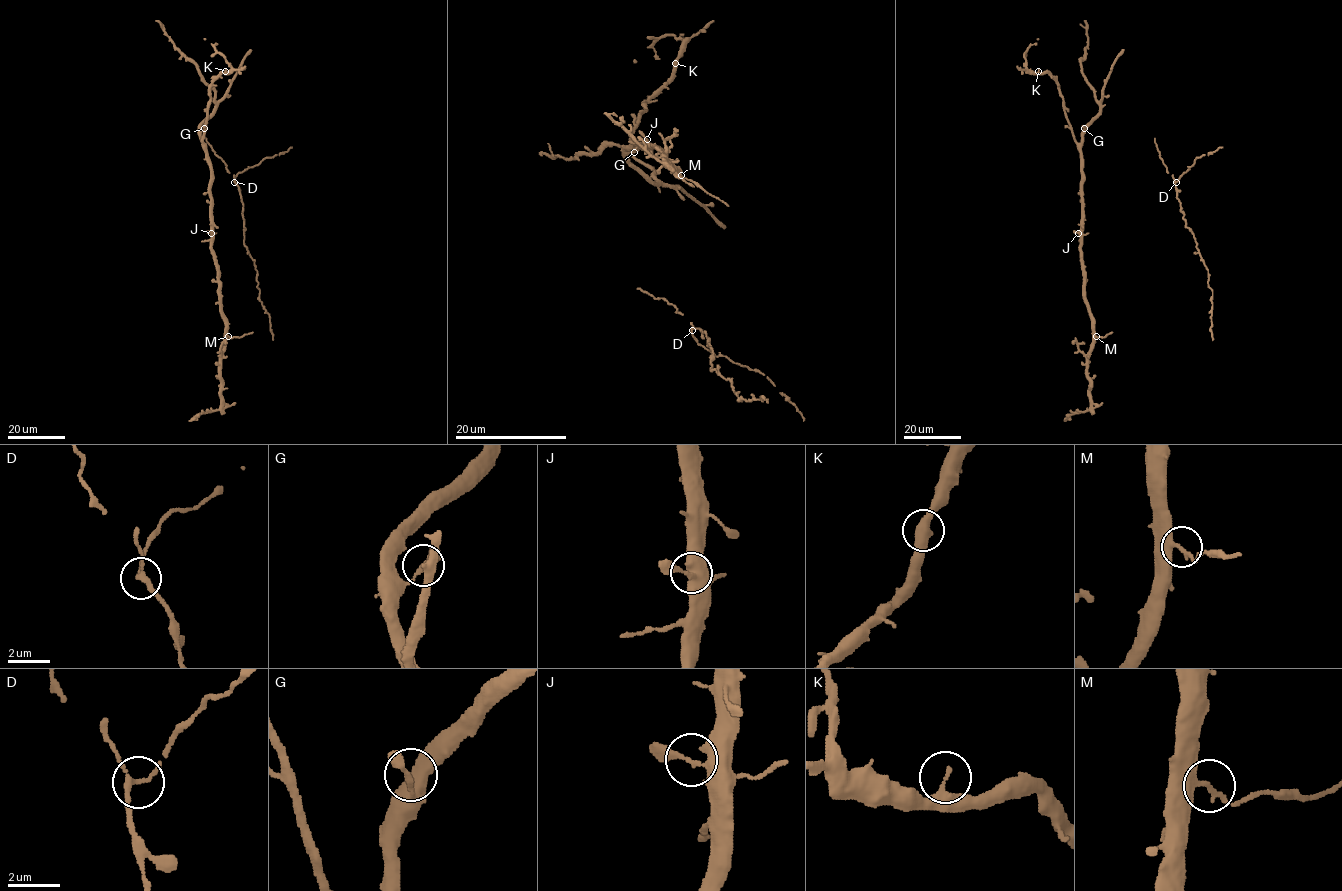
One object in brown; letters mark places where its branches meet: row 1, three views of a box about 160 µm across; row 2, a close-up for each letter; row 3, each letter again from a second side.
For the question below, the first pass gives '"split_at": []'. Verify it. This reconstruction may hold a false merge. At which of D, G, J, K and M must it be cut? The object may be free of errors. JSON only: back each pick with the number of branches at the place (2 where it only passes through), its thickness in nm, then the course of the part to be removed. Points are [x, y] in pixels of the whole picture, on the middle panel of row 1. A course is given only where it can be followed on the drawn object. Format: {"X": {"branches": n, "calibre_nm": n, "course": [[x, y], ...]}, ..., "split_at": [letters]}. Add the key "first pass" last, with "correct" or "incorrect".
{"M": {"branches": 2, "calibre_nm": 200, "course": [[681, 176], [695, 181], [728, 206]]}, "split_at": ["M"], "first pass": "incorrect"}

